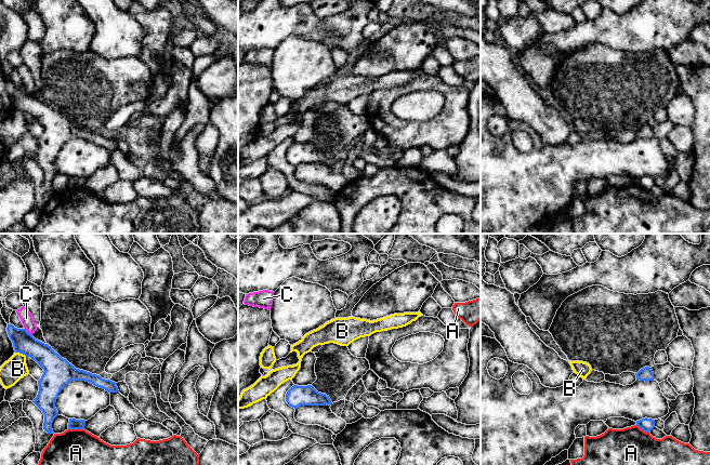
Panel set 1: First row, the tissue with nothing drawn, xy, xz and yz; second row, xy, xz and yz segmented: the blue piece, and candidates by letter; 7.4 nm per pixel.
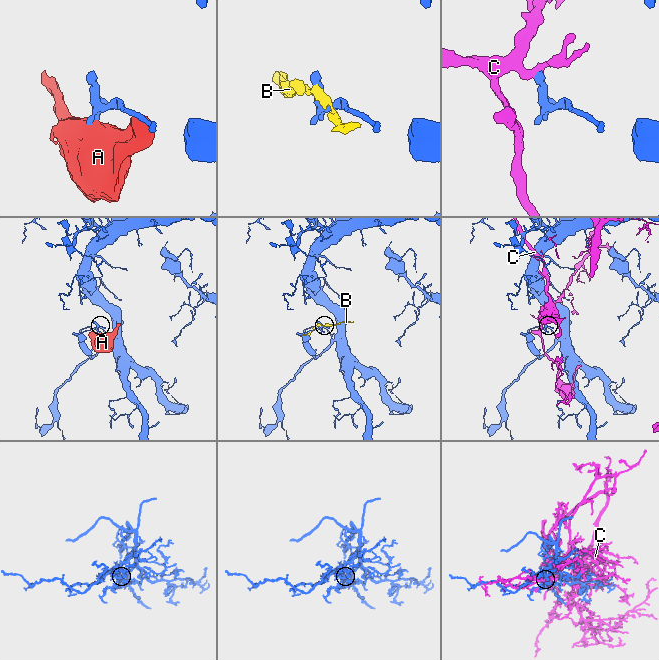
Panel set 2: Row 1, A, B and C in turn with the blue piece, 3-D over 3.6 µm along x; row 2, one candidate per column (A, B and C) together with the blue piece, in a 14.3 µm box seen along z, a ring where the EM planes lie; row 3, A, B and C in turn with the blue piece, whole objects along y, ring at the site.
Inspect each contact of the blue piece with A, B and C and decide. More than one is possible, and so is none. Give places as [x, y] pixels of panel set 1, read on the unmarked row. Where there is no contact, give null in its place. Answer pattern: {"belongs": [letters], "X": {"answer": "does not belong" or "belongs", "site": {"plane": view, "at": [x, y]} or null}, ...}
{"belongs": [], "A": {"answer": "does not belong", "site": {"plane": "xy", "at": [76, 186]}}, "B": {"answer": "does not belong", "site": {"plane": "xy", "at": [21, 110]}}, "C": {"answer": "does not belong", "site": {"plane": "xy", "at": [27, 90]}}}

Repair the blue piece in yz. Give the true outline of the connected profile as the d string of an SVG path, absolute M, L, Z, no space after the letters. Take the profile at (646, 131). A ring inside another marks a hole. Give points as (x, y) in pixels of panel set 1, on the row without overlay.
M645 124L635 131L636 137L649 140L654 137L654 130L652 125Z

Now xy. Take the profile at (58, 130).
M13 82L6 85L15 110L34 117L42 127L43 132L38 138L39 149L32 160L44 172L43 187L54 191L53 177L58 173L55 160L61 148L71 138L86 138L106 149L117 150L115 140L102 136L100 133L76 127L66 117L55 110L51 104L36 97L26 87L17 87Z

